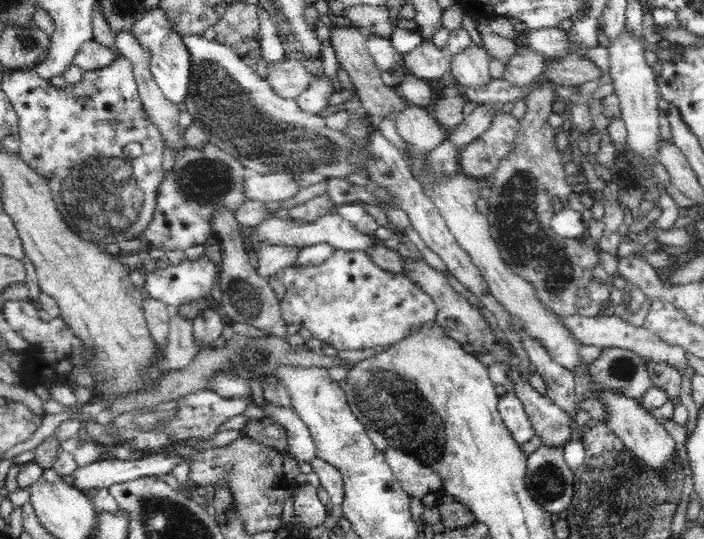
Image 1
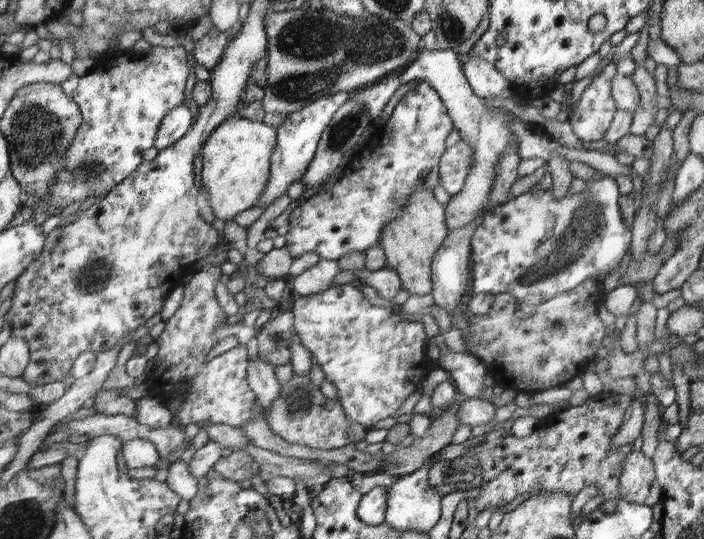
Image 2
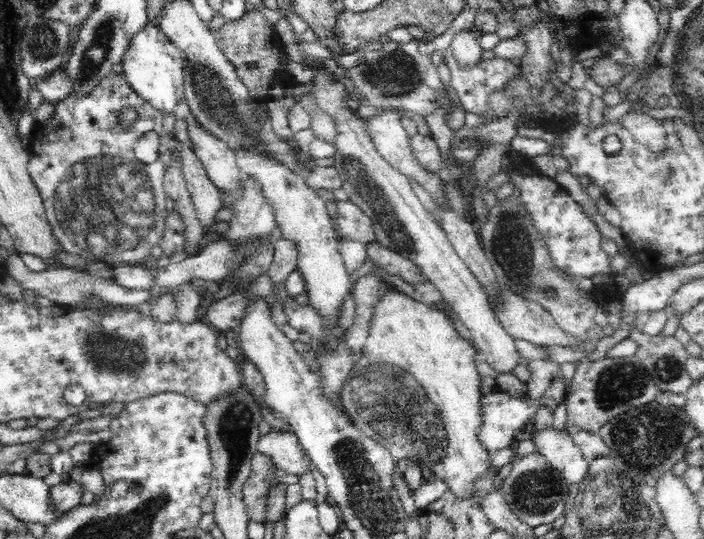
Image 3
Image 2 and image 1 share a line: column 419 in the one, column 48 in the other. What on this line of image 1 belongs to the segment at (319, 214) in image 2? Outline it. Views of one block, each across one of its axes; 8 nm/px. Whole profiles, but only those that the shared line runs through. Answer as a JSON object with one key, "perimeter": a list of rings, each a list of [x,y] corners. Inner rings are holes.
{"perimeter":[[[116,57],[109,65],[84,71],[79,82],[58,89],[39,76],[34,68],[6,70],[2,86],[19,116],[21,144],[18,154],[45,179],[69,231],[85,242],[102,247],[119,244],[120,248],[128,248],[132,240],[140,240],[140,234],[146,232],[155,216],[159,187],[165,178],[162,163],[167,146],[159,129],[147,117],[131,60]],[[130,143],[142,146],[138,158],[124,155],[124,148]]]}

